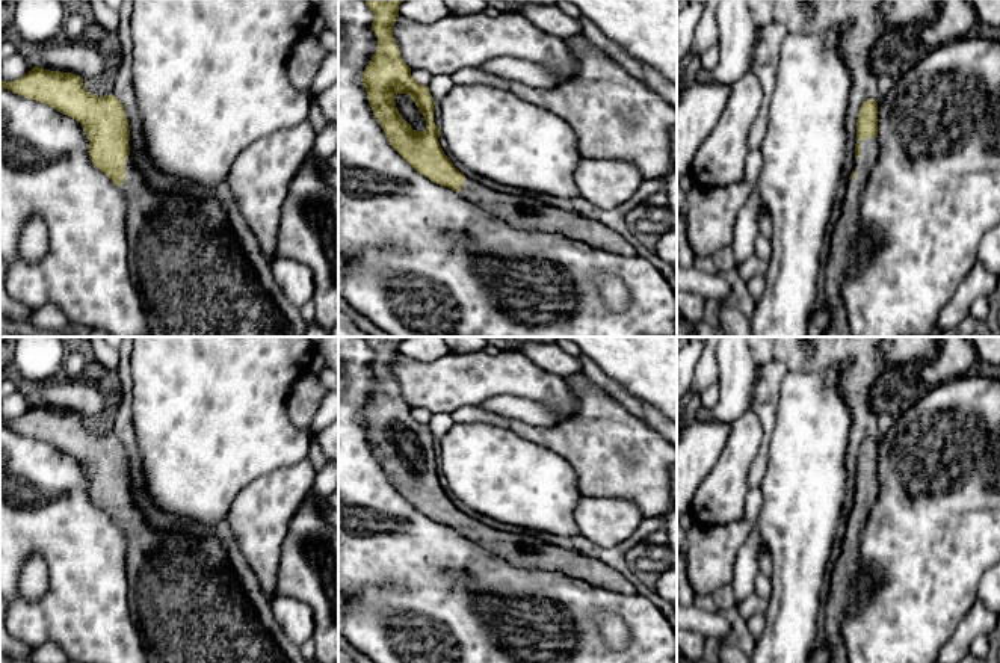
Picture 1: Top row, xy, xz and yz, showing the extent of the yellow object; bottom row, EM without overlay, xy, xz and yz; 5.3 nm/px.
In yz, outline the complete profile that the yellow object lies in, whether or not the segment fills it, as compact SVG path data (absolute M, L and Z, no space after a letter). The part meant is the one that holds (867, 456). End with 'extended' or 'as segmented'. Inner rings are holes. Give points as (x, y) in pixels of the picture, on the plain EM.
M867 436L856 458L855 503L843 535L840 554L828 575L828 598L825 604L825 646L829 649L829 663L849 663L841 624L847 607L856 600L856 584L863 578L864 566L860 554L860 535L870 509L879 494L878 441Z | extended

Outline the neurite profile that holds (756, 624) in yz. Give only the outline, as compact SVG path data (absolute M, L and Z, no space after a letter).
M757 613L746 621L746 627L755 640L761 637L764 631L764 624L766 624L764 613Z

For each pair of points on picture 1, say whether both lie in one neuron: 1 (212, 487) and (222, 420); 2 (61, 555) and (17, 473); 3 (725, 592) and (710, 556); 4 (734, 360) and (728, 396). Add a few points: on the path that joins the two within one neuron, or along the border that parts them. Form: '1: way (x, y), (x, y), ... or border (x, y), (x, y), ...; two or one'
1: way (212, 470), (212, 437); one
2: way (61, 535), (61, 524), (29, 493); one
3: border (730, 583), (718, 586), (710, 594); two
4: way (734, 369), (734, 387); one

